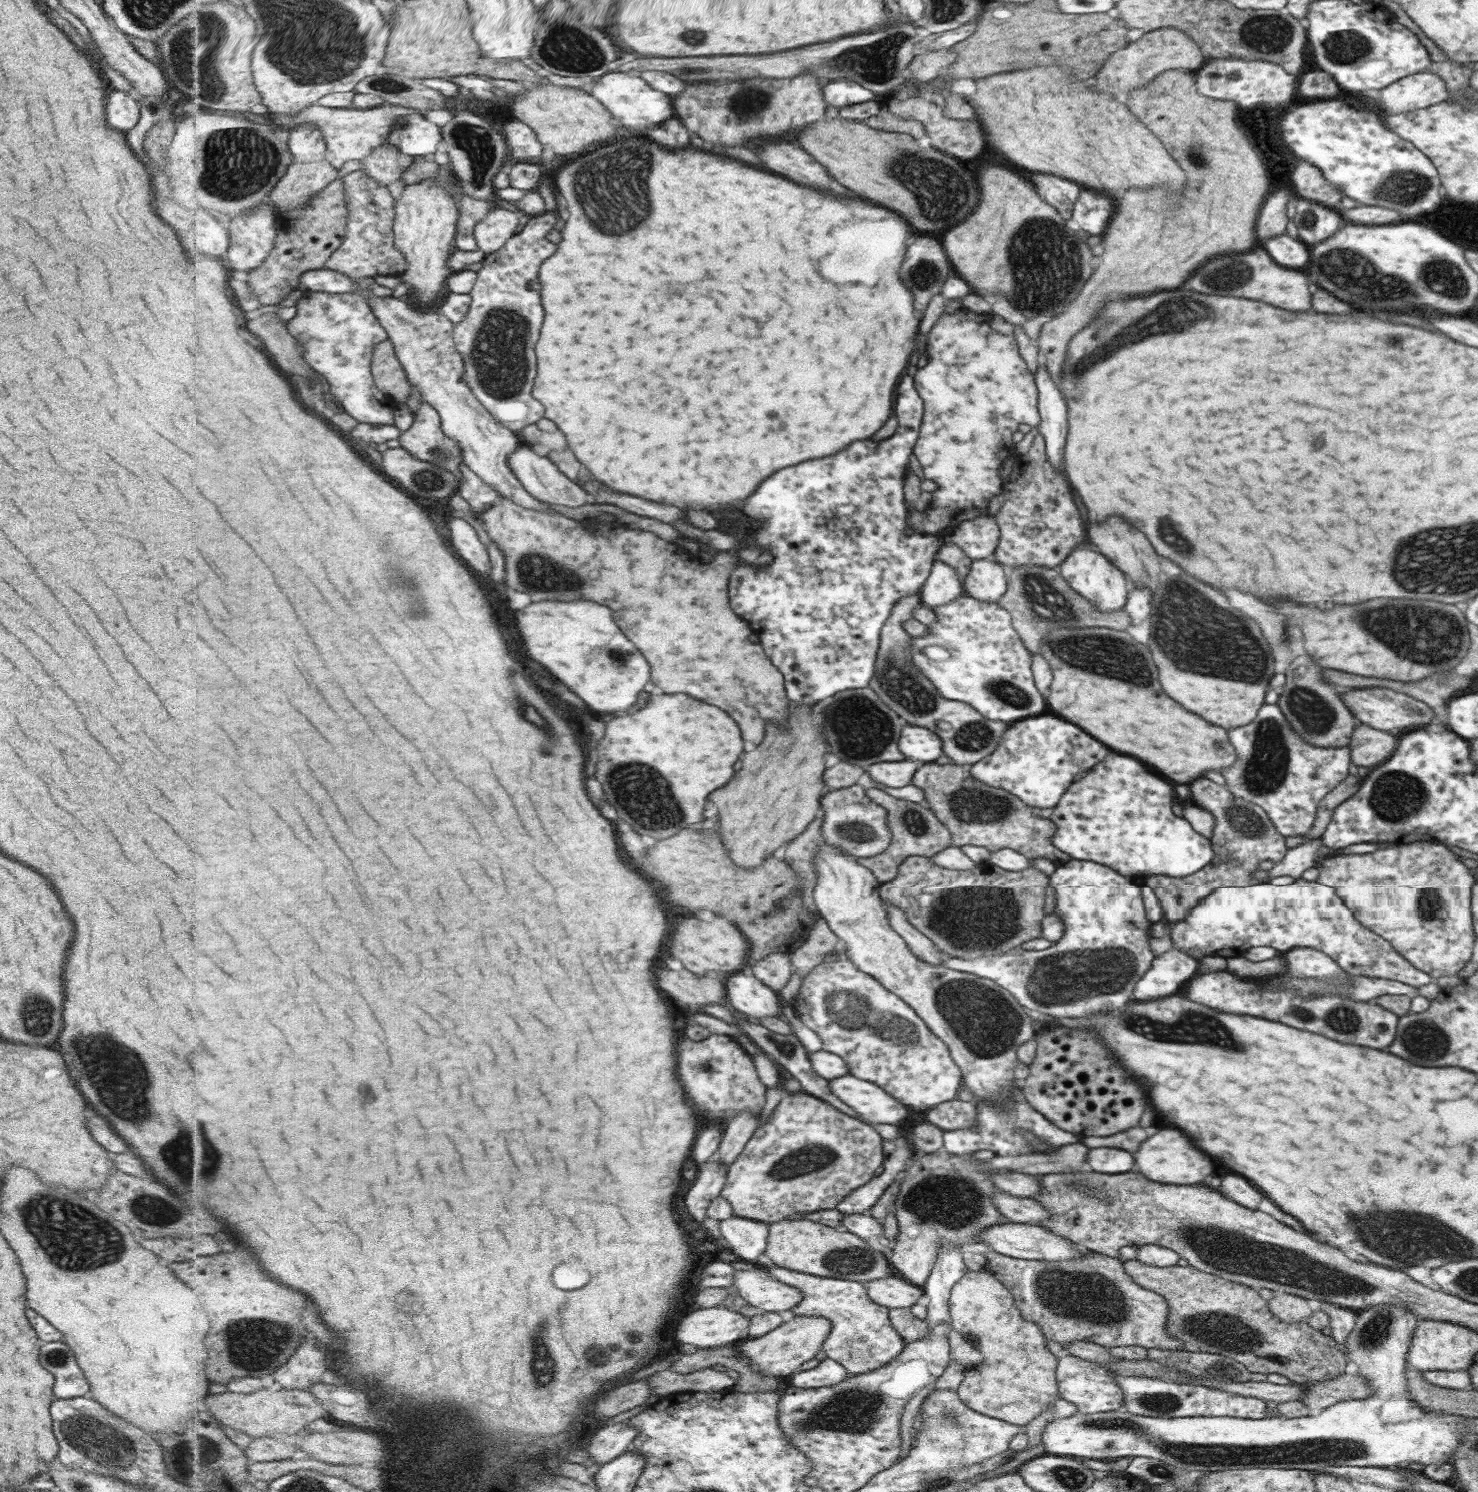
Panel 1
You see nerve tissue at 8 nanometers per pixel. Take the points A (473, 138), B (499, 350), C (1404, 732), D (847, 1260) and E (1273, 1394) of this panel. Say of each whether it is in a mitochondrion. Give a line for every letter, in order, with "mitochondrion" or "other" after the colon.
A: mitochondrion
B: mitochondrion
C: other
D: mitochondrion
E: other

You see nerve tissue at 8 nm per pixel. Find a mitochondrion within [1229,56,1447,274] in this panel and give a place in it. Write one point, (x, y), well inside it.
(1402, 188)

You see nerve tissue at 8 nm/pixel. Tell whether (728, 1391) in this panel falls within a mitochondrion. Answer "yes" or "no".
no

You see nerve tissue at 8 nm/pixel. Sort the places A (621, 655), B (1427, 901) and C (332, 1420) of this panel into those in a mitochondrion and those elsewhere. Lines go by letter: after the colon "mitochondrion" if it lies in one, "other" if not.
A: mitochondrion
B: mitochondrion
C: other

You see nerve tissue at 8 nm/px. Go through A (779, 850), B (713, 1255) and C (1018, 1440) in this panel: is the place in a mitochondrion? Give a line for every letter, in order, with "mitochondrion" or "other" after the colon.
A: other
B: other
C: other

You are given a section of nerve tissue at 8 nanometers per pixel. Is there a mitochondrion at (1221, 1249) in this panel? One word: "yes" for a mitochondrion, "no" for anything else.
yes

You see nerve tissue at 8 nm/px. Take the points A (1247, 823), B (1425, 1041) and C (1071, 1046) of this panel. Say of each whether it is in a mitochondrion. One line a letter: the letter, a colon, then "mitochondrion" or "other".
A: mitochondrion
B: mitochondrion
C: other

